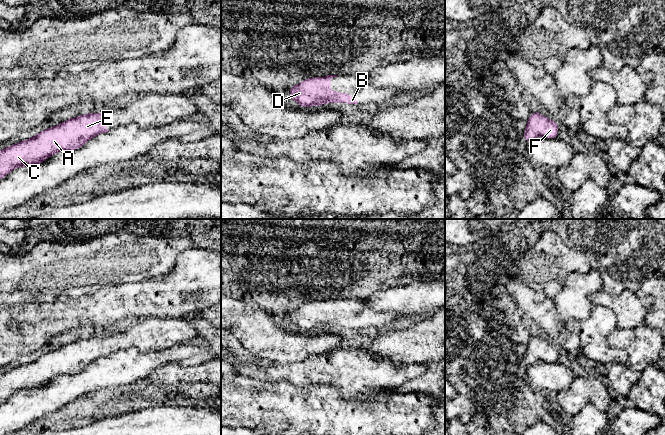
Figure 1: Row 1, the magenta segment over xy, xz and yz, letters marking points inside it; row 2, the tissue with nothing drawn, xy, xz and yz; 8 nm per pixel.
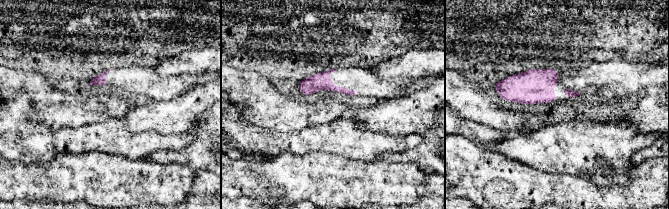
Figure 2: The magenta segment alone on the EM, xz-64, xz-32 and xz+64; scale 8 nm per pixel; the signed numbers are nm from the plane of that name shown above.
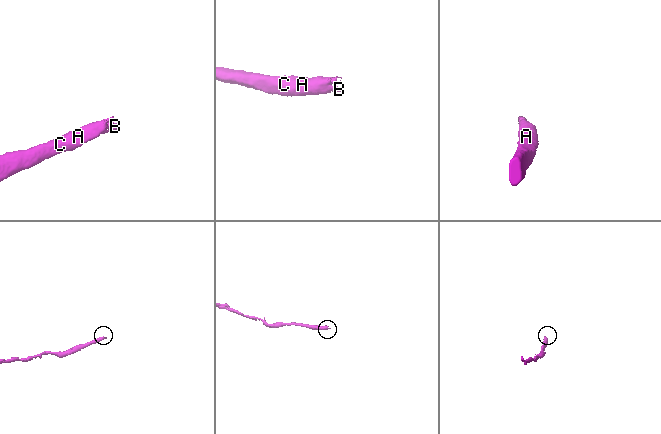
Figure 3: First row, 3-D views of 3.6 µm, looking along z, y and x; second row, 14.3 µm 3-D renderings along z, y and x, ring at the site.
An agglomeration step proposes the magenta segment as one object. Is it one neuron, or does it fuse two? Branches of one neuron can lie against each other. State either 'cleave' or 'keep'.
keep

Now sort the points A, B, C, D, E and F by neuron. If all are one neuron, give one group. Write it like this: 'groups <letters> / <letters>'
groups A B C D E F

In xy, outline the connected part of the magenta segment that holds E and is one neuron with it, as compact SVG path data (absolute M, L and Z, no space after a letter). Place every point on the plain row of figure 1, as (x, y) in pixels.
M88 337L68 343L32 362L0 374L0 403L23 390L41 388L60 375L81 372L98 358L107 357L108 337Z

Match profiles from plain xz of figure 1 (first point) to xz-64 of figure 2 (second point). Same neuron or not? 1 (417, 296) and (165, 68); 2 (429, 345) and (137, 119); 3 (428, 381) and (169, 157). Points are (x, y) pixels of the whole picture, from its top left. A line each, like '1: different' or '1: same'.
1: same
2: same
3: same

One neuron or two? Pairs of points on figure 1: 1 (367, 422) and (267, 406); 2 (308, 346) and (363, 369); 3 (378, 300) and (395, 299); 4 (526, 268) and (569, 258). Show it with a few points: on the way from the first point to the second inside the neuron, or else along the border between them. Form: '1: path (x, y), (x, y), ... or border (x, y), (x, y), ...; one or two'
1: path (342, 418), (321, 410), (292, 410); one
2: border (337, 347), (325, 352), (312, 354), (301, 361); two
3: path (382, 300), (391, 300); one
4: path (537, 265), (547, 263), (550, 260), (558, 260); one

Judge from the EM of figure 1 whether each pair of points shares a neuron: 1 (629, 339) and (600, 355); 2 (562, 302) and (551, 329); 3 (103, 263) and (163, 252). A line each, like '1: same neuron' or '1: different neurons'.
1: different neurons
2: different neurons
3: same neuron

